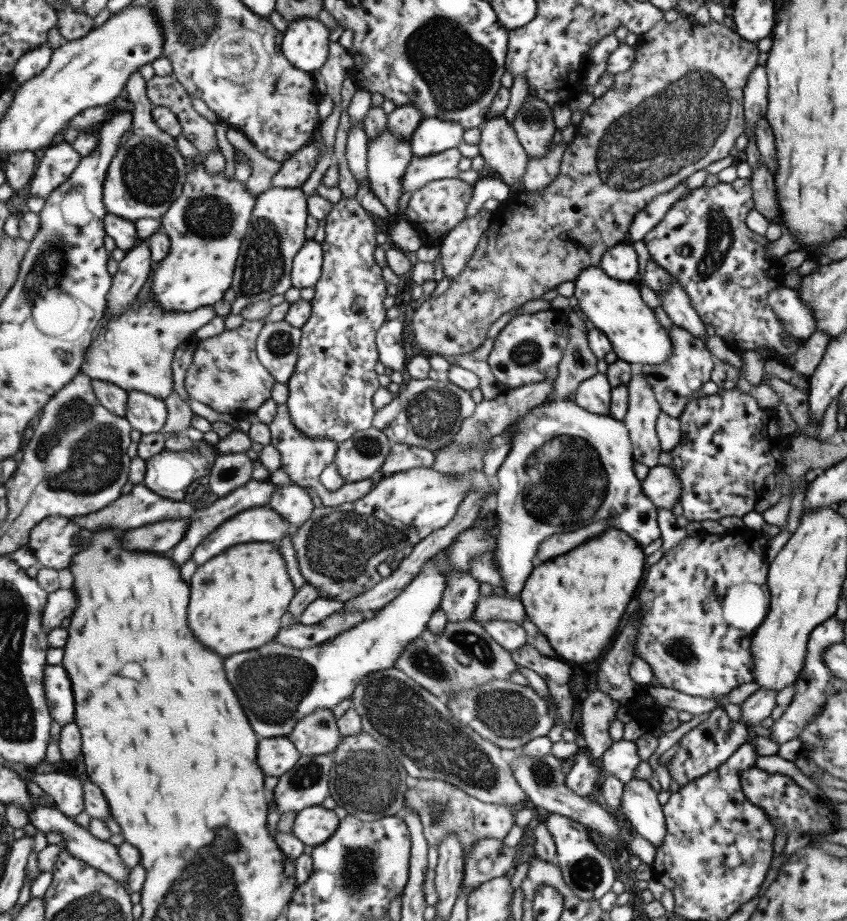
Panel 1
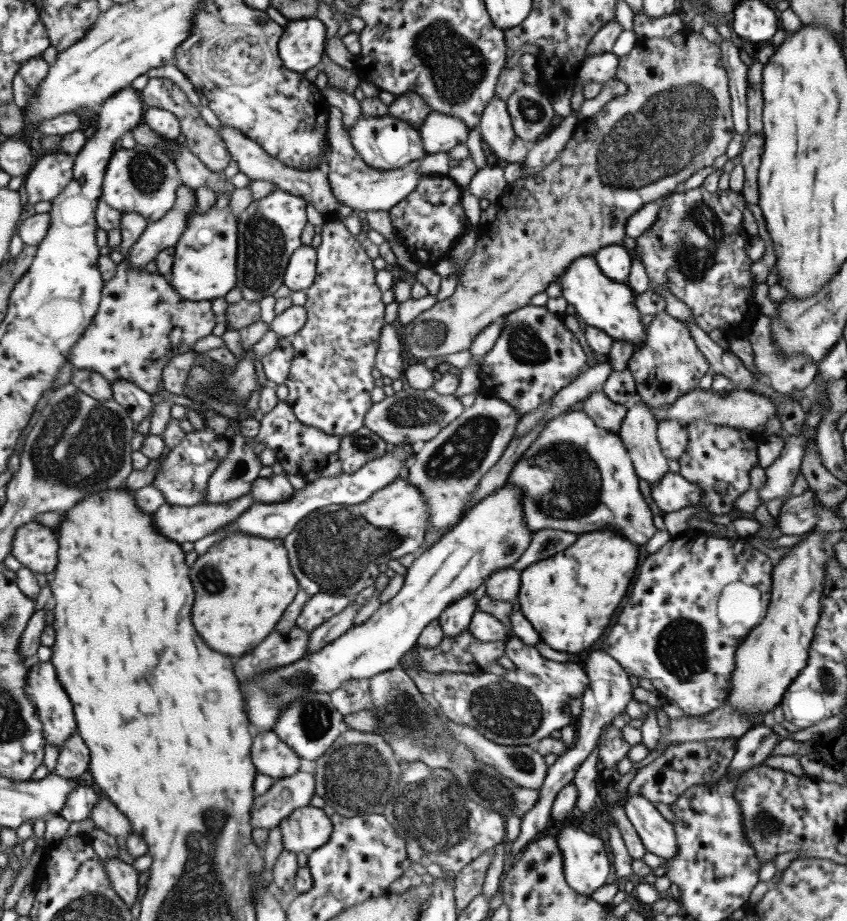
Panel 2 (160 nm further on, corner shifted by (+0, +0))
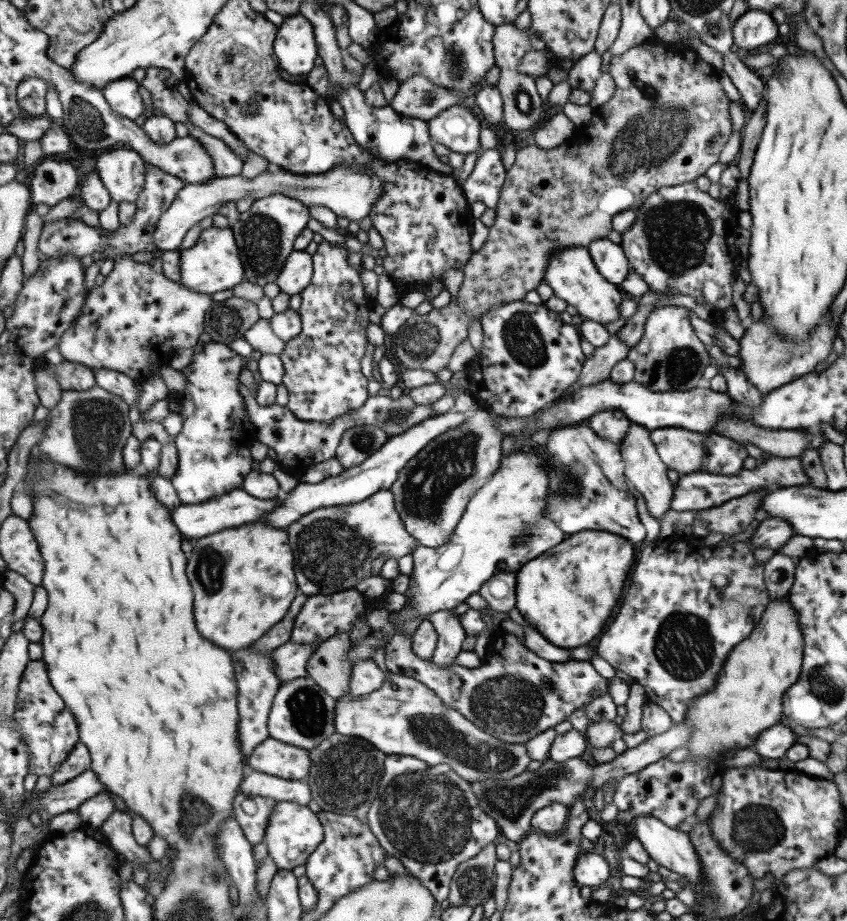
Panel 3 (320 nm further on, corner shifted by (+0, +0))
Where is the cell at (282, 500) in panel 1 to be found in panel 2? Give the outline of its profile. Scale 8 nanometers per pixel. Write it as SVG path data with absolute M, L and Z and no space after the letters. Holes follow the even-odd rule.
M283 474L257 477L253 481L252 495L257 503L278 503L289 500L297 490Z

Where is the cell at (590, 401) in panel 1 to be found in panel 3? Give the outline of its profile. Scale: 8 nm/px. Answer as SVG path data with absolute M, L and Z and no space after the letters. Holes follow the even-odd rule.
M605 409L590 416L585 423L597 436L618 445L631 422L620 410Z

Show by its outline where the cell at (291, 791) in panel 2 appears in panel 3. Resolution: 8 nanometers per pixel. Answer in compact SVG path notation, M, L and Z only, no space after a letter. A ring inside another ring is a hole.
M239 793L234 804L234 814L251 844L261 844L271 813L279 800Z

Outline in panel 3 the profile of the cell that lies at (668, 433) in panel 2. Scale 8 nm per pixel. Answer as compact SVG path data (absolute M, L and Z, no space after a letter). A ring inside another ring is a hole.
M665 427L650 429L649 439L653 442L659 460L669 470L679 475L699 471L702 467L707 434L684 428Z

